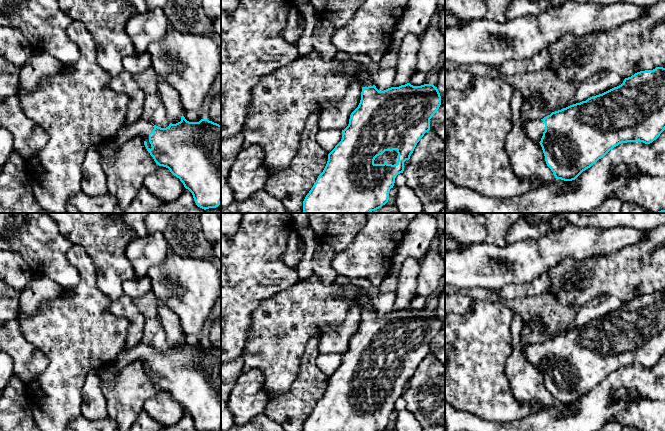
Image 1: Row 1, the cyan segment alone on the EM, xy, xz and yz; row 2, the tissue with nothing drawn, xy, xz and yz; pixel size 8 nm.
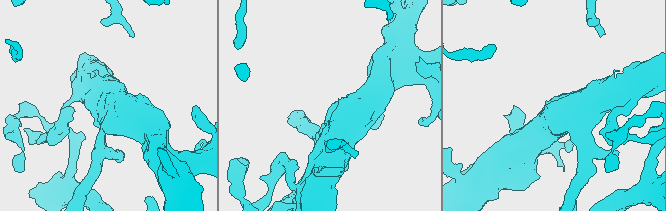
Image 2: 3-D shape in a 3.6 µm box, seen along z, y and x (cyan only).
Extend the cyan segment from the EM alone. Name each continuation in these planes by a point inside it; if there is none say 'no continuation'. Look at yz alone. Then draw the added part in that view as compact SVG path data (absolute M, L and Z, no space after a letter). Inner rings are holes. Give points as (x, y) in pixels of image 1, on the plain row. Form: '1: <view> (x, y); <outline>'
1: yz (534, 353); M528 344L522 347L522 353L527 361L539 367L545 355L545 347L540 344Z

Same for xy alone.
1: xy (142, 351); M140 342L133 348L125 348L111 362L92 371L95 371L100 378L101 385L111 381L120 369L135 360L140 360L144 365L147 366L148 372L151 373L152 371L149 366L149 358L153 356L153 353L154 349L150 344Z

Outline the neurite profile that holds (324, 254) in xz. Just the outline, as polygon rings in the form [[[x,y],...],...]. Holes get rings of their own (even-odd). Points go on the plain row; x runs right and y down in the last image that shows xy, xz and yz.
[[[320,241],[314,252],[313,269],[314,275],[324,285],[332,285],[337,277],[332,262],[336,253],[333,248],[324,241]]]

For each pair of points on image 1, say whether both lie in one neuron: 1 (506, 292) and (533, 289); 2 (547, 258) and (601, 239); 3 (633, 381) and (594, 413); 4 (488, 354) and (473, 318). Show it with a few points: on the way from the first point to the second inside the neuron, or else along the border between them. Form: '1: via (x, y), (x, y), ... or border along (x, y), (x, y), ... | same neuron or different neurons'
1: via (513, 291), (526, 289) | same neuron
2: via (560, 245), (567, 242), (588, 242) | same neuron
3: via (620, 381), (613, 382), (602, 393), (599, 400) | same neuron
4: via (480, 345), (480, 327) | same neuron

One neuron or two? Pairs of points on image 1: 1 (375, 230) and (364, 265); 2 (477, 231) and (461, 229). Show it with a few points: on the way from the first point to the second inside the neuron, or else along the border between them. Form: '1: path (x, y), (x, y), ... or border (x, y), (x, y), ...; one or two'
1: path (375, 239), (375, 244), (368, 256); one
2: path (473, 231), (465, 229); one

